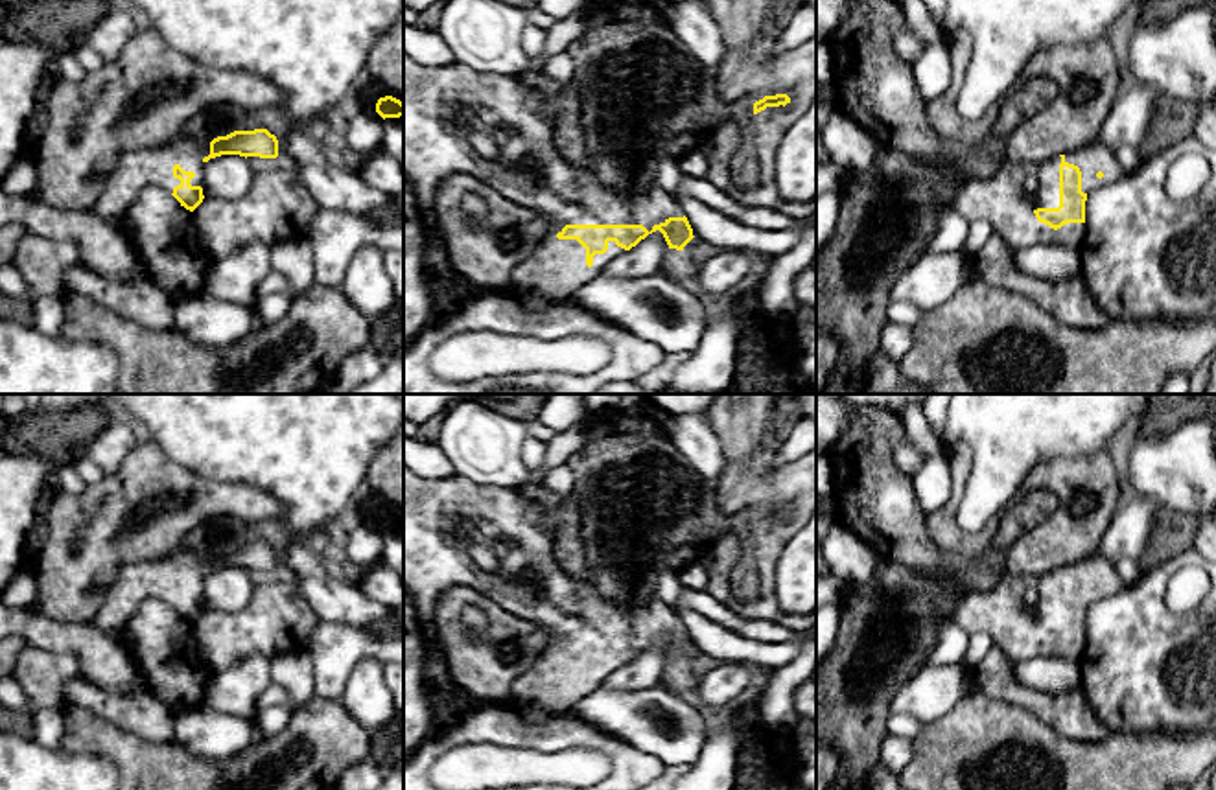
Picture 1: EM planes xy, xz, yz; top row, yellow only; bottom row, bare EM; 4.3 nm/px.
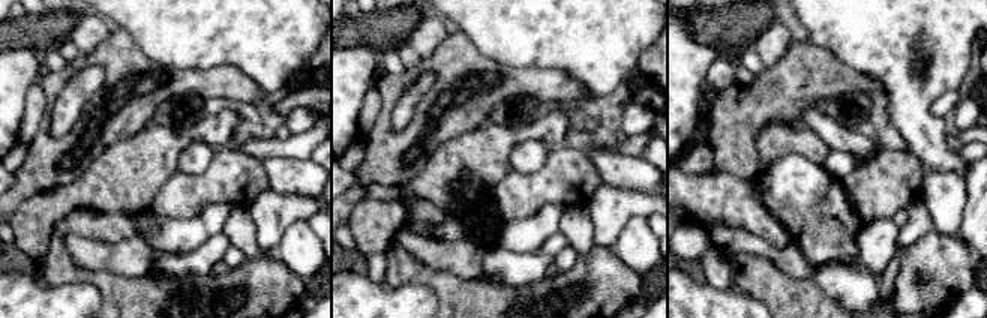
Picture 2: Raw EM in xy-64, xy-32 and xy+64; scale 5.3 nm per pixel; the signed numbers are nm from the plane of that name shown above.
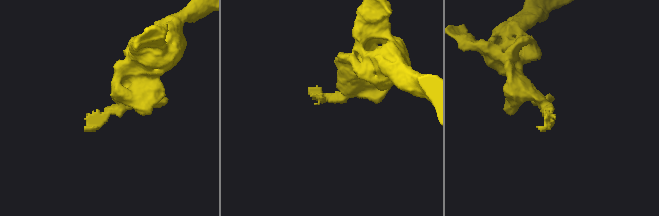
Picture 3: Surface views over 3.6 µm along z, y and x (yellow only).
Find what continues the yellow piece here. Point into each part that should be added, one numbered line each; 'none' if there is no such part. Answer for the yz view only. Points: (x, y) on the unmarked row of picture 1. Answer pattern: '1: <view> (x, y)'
1: yz (1006, 612)

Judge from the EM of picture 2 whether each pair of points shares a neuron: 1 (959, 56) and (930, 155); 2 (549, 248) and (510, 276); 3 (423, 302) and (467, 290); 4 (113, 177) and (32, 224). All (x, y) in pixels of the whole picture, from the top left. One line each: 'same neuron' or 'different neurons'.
1: same neuron
2: same neuron
3: different neurons
4: same neuron

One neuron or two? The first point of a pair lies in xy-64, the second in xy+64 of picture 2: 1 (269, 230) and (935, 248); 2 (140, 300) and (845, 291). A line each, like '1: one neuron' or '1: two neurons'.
1: two neurons
2: two neurons

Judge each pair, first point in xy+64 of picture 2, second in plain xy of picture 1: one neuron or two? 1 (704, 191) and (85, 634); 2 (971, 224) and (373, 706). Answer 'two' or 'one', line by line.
1: one
2: one

